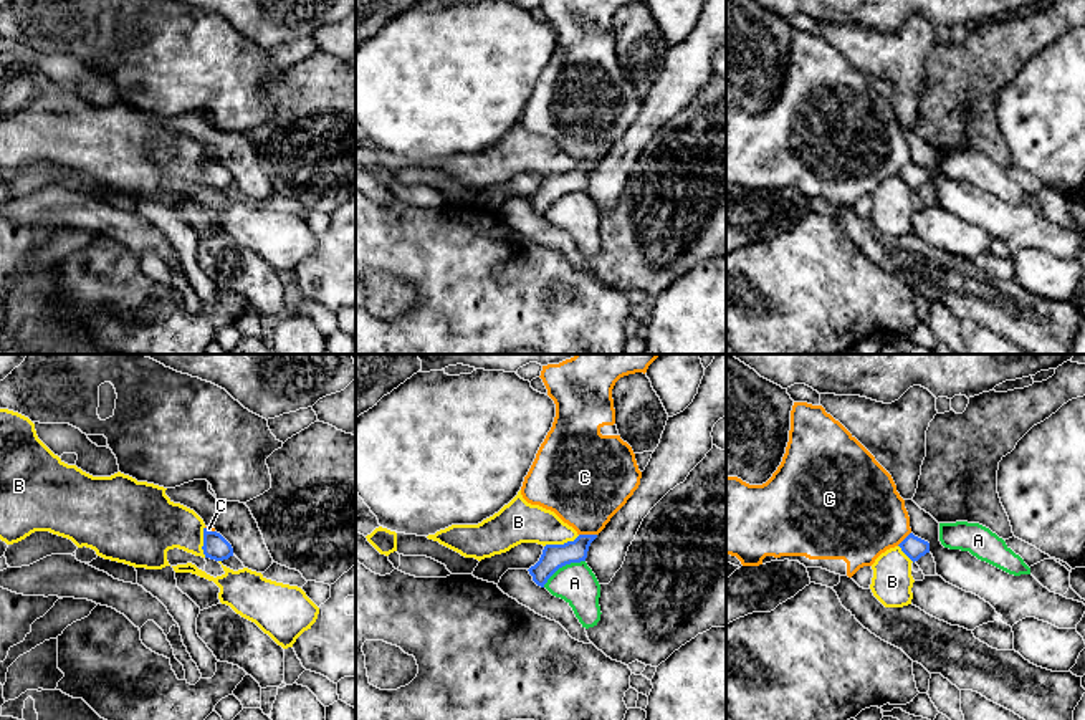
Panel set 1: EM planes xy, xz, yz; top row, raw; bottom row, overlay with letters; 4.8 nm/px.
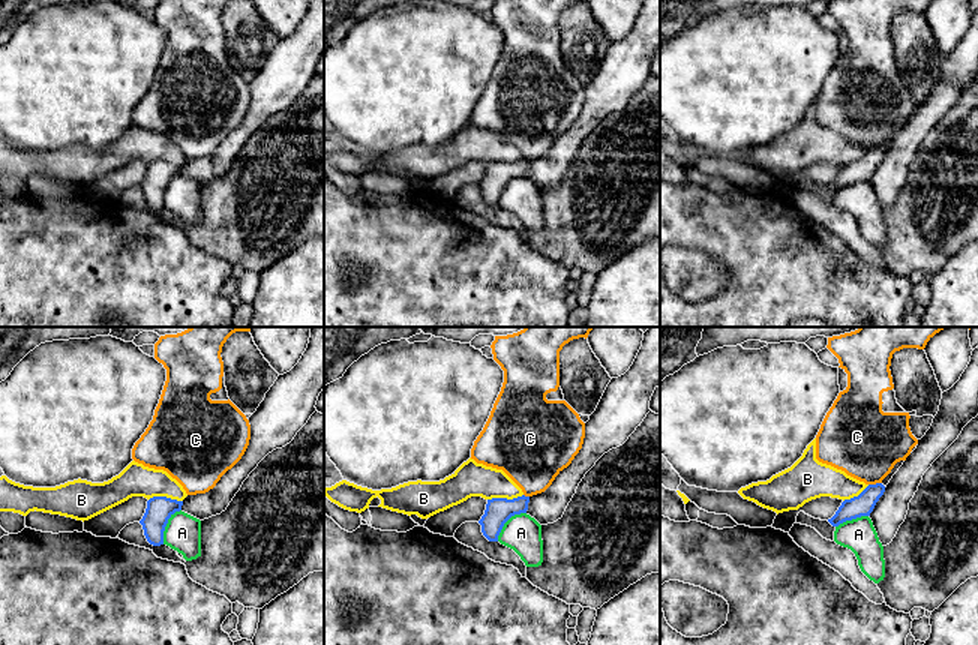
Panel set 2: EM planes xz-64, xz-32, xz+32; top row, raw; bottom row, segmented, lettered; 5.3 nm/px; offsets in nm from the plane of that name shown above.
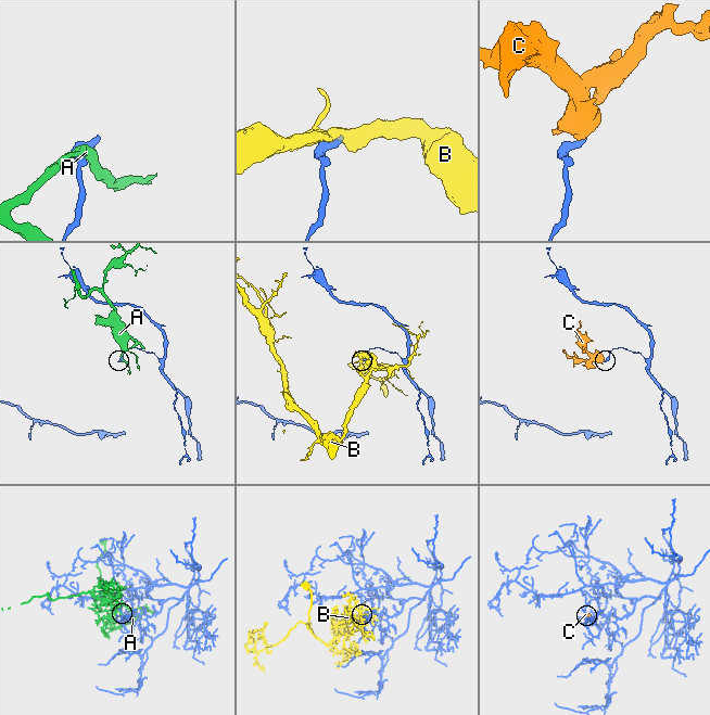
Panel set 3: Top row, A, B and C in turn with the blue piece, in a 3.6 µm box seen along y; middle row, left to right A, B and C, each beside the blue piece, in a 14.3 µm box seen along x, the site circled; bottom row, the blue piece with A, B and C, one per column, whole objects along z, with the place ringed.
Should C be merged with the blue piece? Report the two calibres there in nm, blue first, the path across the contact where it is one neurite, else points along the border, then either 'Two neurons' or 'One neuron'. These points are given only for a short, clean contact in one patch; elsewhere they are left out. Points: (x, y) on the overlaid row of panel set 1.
Thickness 120 nm (blue) against 400 nm. Boundary: xz (579, 533), (596, 535). Two neurons

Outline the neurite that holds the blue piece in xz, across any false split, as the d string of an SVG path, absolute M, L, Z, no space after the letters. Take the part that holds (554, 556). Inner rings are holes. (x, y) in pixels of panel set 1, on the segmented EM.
M579 535L564 545L546 545L539 561L528 571L533 581L544 588L547 579L562 566L586 561L590 543L597 535Z

